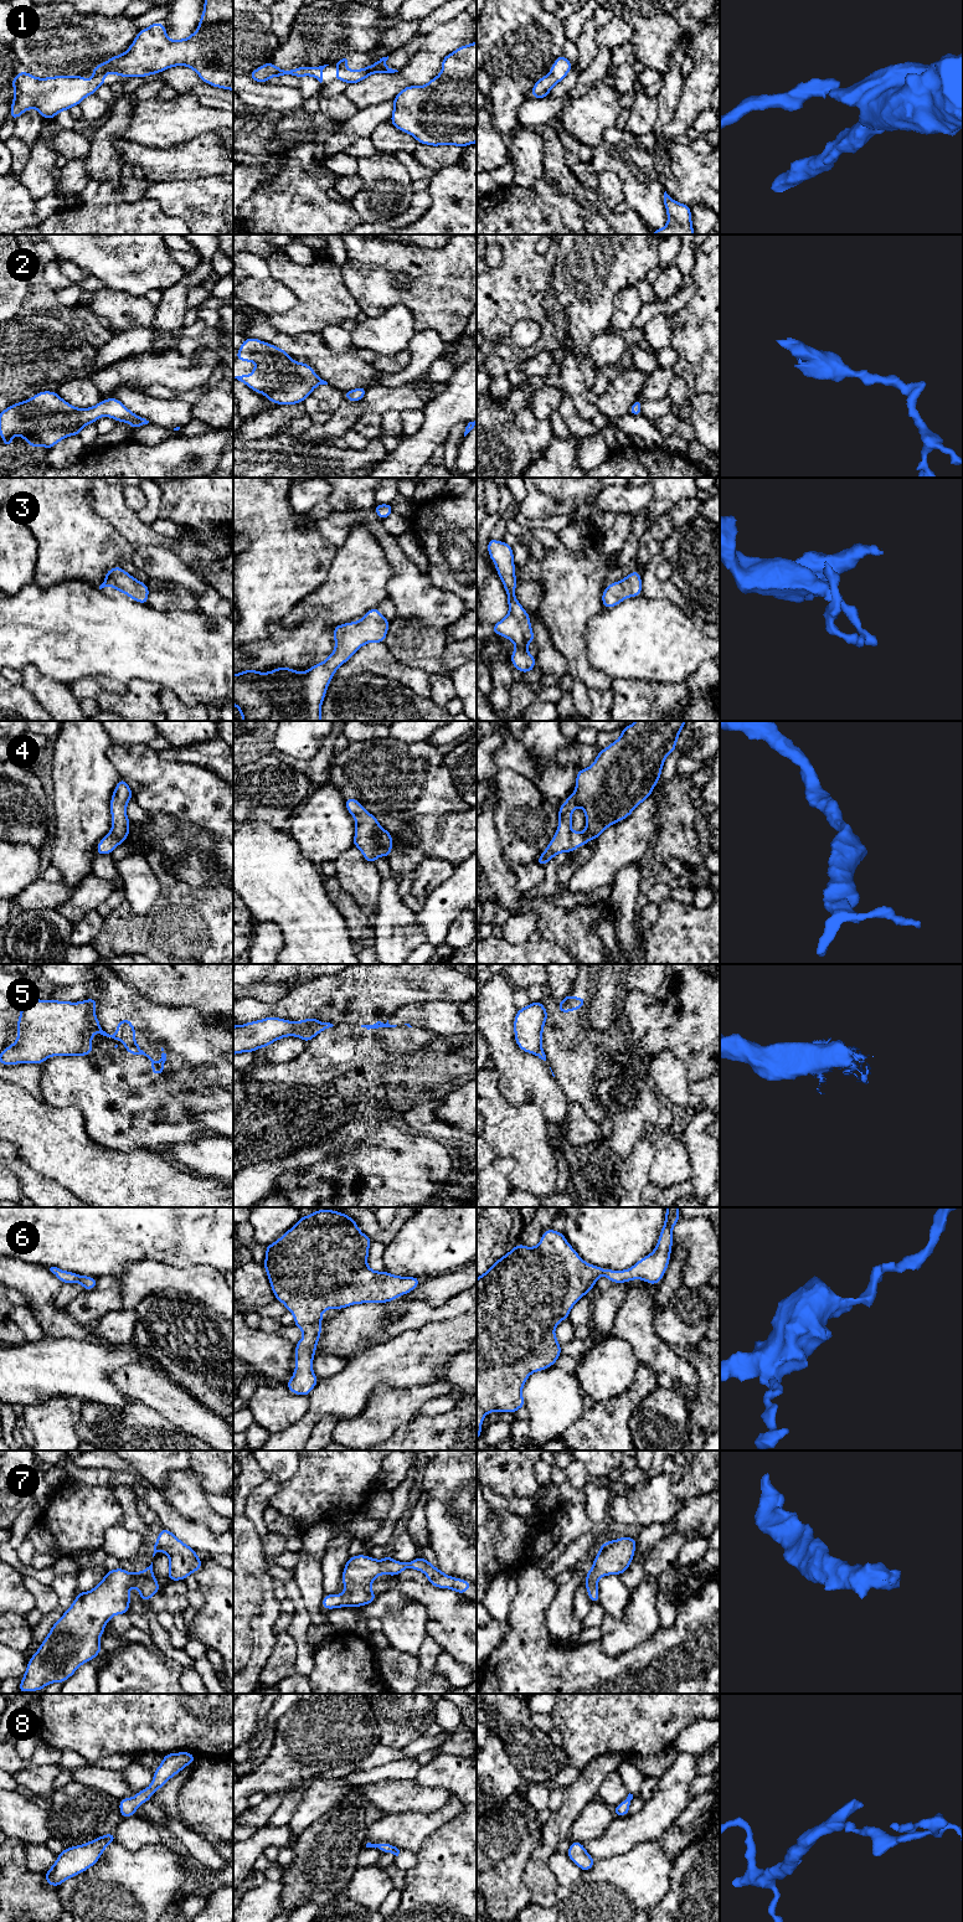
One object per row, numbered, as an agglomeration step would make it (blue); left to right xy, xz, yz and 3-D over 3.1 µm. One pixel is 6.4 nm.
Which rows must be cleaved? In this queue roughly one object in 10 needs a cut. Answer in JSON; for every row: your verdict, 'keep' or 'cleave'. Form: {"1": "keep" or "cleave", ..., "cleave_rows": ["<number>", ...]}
{"1": "keep", "2": "keep", "3": "keep", "4": "keep", "5": "cleave", "6": "keep", "7": "keep", "8": "keep", "cleave_rows": ["5"]}

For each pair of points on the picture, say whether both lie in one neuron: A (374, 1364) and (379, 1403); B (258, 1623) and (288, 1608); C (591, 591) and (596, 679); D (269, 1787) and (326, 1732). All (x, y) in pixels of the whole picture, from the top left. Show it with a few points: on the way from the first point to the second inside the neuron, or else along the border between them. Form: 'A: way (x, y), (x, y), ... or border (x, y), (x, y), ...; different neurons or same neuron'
A: border (406, 1386), (379, 1385), (361, 1411); different neurons
B: border (282, 1602), (273, 1628), (276, 1633); different neurons
C: way (576, 613), (577, 657); same neuron
D: way (283, 1773), (313, 1743); same neuron

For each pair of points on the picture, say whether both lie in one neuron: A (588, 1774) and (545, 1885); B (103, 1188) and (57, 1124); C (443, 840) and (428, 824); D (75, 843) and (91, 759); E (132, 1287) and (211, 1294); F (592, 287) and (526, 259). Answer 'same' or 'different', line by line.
A: same
B: same
C: same
D: same
E: same
F: different

